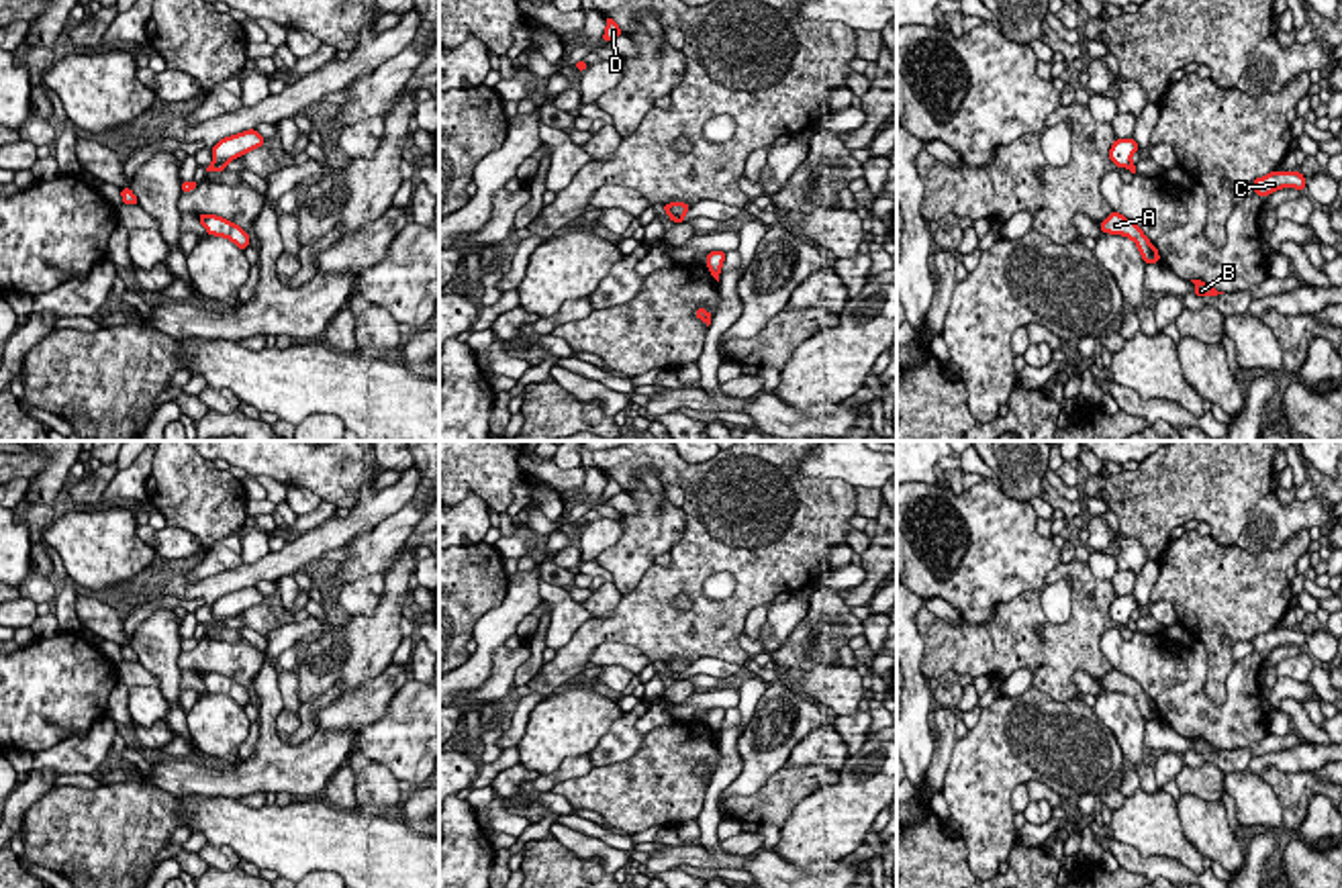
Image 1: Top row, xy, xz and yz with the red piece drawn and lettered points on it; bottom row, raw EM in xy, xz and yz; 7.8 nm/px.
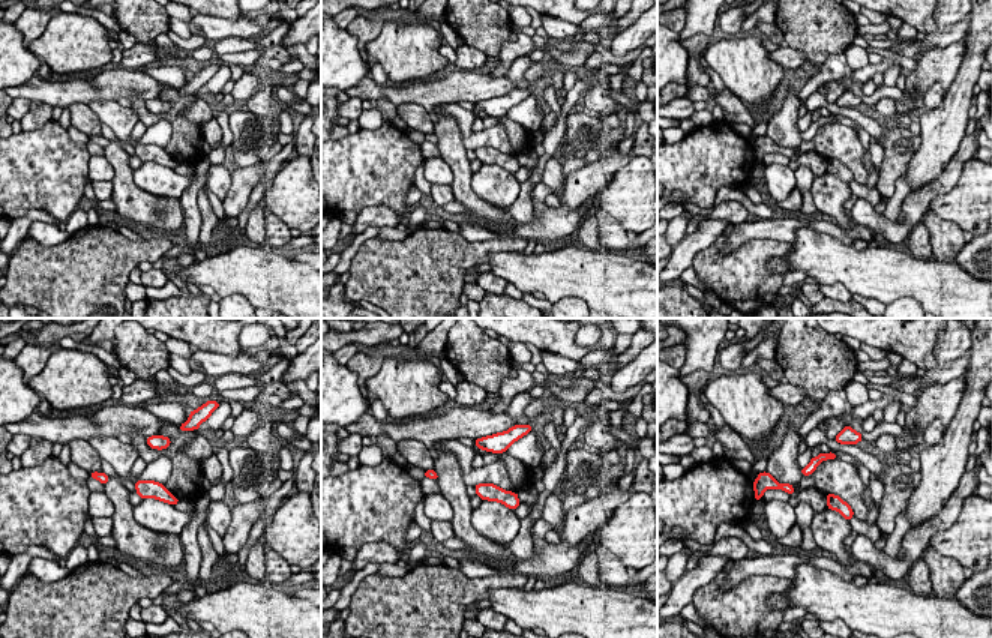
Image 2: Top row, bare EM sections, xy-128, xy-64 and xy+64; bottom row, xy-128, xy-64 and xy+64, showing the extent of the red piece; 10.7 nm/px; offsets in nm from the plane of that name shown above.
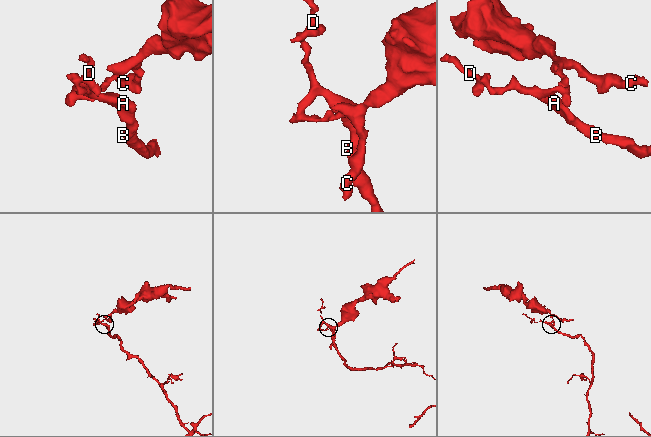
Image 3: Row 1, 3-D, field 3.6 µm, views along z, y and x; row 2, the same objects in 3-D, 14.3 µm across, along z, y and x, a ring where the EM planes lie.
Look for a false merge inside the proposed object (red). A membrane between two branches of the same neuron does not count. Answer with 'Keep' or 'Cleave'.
Cleave

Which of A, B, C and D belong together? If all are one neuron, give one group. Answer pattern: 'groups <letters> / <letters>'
groups A B D / C

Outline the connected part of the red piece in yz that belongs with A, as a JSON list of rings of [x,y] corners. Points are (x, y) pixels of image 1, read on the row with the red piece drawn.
[[[1113,210],[1107,218],[1103,218],[1099,227],[1103,233],[1123,235],[1132,239],[1138,245],[1138,251],[1146,263],[1160,261],[1158,249],[1148,241],[1142,229],[1134,220],[1121,216],[1119,212]]]

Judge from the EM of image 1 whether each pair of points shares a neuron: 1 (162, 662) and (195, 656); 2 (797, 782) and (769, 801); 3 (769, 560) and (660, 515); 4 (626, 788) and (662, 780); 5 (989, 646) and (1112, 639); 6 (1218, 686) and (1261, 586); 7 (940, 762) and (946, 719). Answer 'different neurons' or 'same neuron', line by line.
1: different neurons
2: same neuron
3: different neurons
4: same neuron
5: different neurons
6: same neuron
7: same neuron

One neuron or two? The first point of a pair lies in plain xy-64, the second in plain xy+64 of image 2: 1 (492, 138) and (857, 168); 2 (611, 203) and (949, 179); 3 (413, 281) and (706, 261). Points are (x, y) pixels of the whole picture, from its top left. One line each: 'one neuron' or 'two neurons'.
1: one neuron
2: two neurons
3: one neuron

